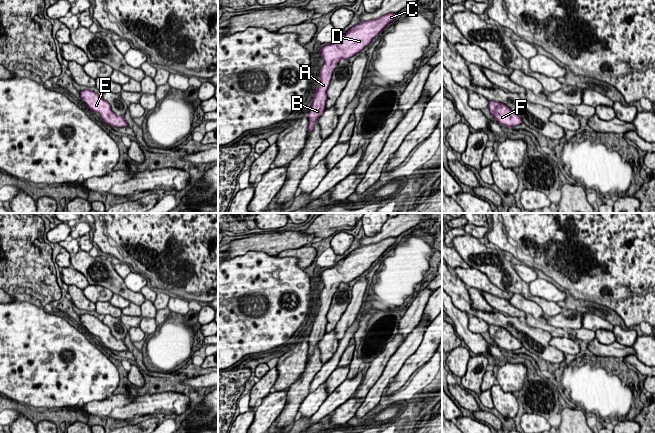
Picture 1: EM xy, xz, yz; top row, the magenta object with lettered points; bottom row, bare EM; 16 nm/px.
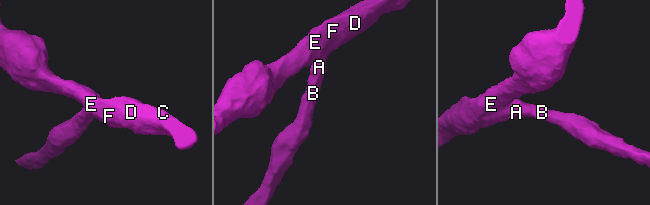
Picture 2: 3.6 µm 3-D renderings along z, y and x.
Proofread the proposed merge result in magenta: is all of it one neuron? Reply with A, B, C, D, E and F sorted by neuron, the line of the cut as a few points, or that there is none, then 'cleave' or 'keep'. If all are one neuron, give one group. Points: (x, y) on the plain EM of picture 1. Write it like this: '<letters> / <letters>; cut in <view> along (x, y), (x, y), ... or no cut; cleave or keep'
A B C D E F; no cut; keep

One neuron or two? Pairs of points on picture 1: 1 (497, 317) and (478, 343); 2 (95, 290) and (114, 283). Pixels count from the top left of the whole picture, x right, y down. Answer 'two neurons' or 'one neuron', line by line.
1: two neurons
2: two neurons

